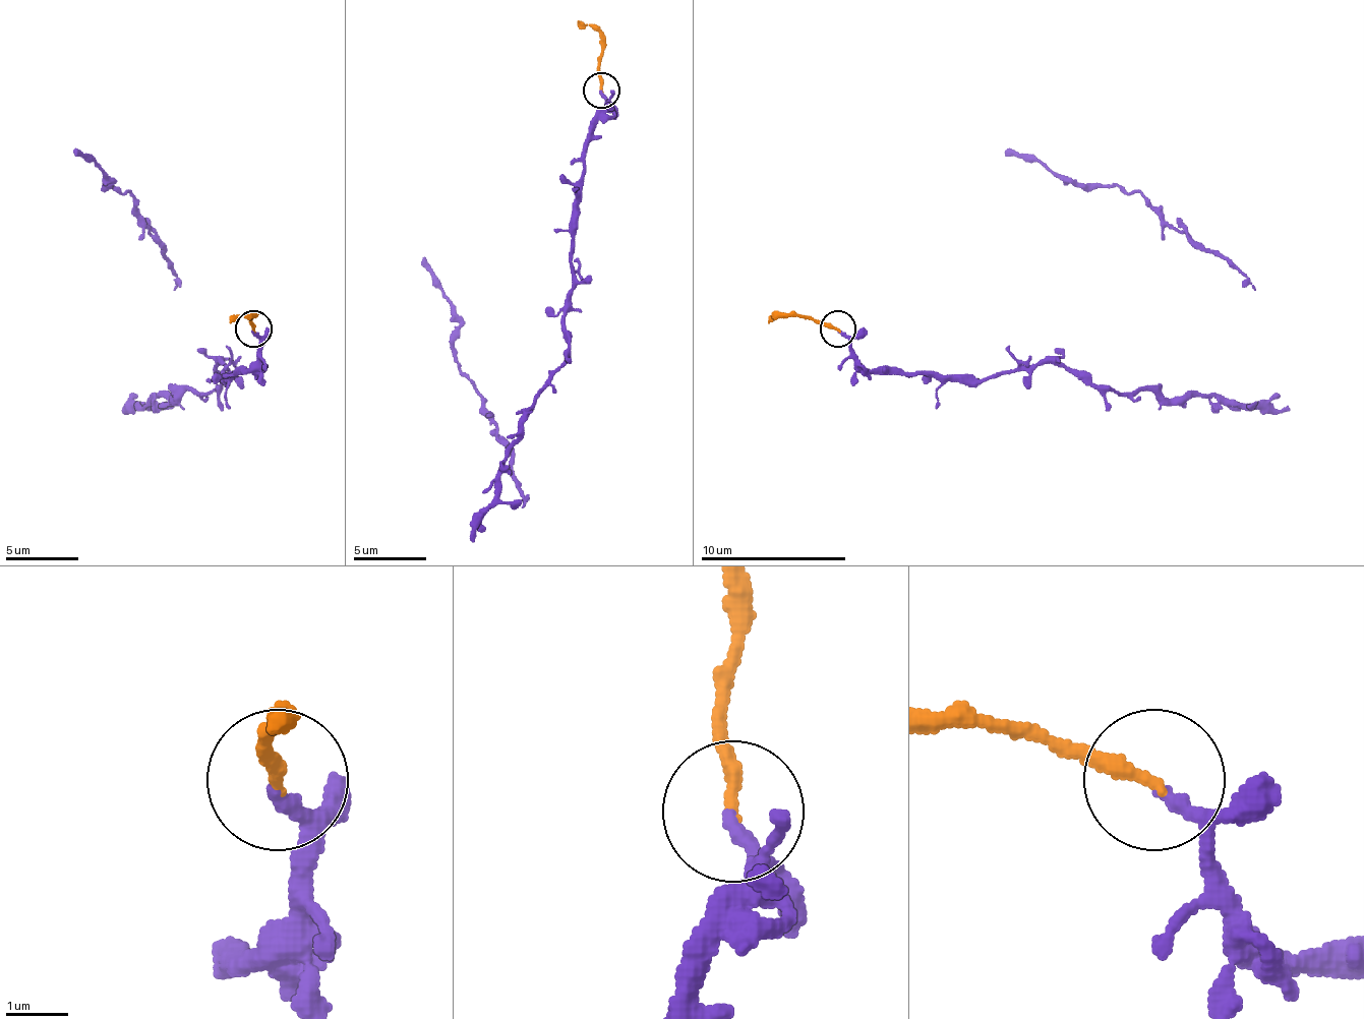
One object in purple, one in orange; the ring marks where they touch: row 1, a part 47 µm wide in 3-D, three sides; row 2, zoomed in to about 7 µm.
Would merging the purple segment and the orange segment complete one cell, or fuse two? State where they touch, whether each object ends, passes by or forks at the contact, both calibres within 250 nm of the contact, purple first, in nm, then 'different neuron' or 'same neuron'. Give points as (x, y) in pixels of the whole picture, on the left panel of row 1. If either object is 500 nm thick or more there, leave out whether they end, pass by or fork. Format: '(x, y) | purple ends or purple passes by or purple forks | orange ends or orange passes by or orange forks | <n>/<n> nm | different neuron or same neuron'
(253, 328) | purple ends | orange ends | 200/220 nm | same neuron

